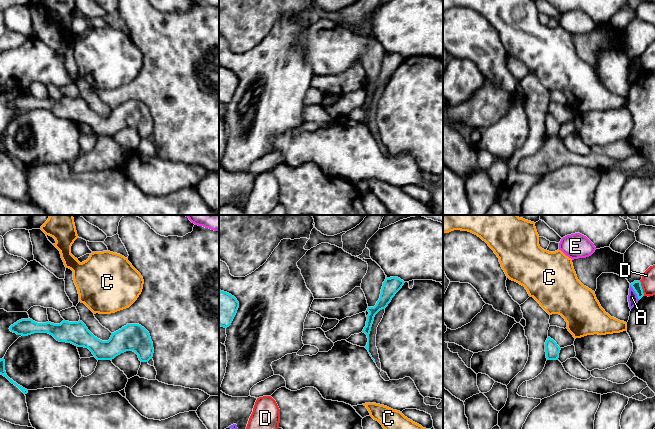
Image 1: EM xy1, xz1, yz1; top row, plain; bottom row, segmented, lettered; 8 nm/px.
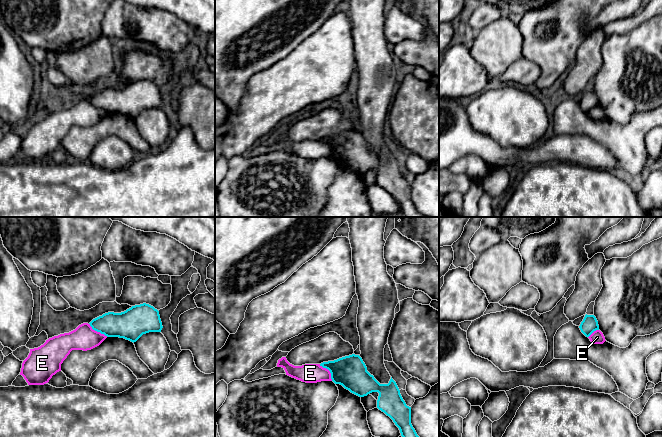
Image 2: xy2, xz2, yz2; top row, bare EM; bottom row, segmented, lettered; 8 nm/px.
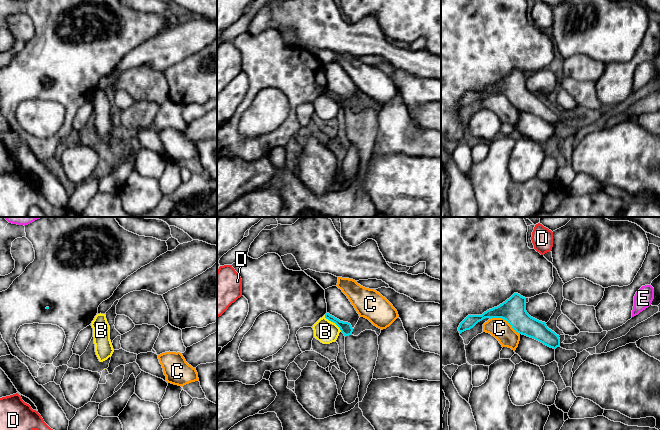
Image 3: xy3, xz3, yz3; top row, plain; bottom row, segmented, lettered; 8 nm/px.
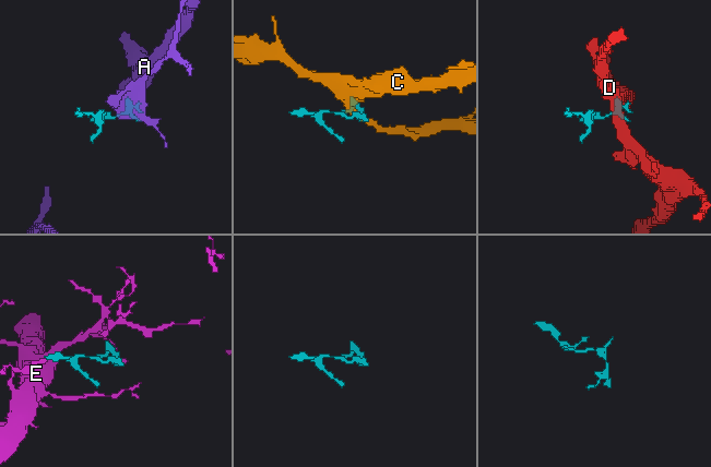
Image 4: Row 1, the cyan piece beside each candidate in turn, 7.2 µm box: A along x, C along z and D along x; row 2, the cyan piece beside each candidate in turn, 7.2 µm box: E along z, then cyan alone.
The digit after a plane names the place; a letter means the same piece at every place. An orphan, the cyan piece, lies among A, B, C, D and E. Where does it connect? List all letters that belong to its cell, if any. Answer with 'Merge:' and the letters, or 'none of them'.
Merge: none of them

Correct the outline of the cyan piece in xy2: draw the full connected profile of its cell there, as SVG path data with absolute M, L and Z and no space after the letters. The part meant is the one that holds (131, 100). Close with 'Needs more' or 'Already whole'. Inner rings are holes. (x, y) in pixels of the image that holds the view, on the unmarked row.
M143 79L121 89L108 88L93 95L93 106L107 113L119 113L136 118L143 110L161 108L163 102L159 87Z. Already whole

